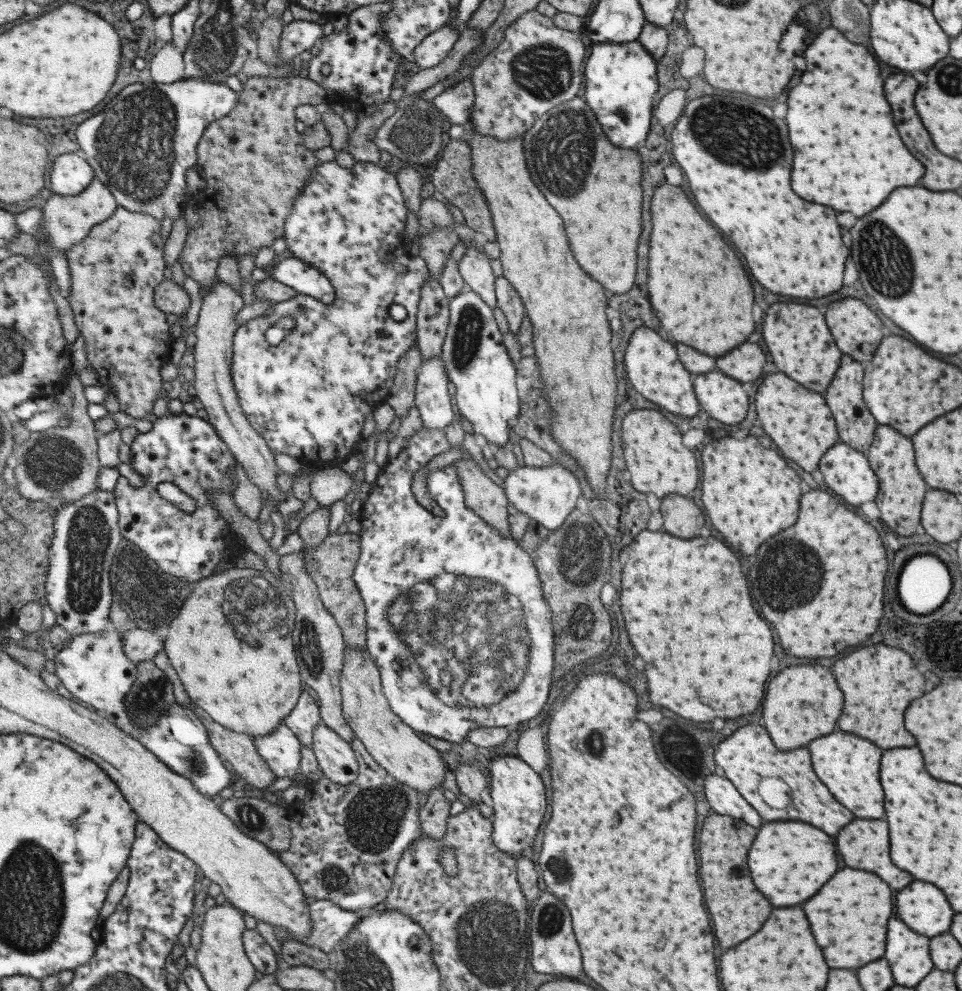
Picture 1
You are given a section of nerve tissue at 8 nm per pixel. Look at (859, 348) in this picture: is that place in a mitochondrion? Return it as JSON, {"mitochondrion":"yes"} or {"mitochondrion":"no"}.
{"mitochondrion":"no"}

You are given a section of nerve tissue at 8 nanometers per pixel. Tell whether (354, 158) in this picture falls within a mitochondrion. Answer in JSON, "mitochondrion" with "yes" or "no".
{"mitochondrion":"no"}

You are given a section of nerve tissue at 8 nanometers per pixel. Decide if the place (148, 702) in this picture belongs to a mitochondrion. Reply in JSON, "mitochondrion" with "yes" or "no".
{"mitochondrion":"yes"}

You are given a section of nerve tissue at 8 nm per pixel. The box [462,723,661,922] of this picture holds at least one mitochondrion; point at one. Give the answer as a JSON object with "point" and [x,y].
{"point":[595,743]}

